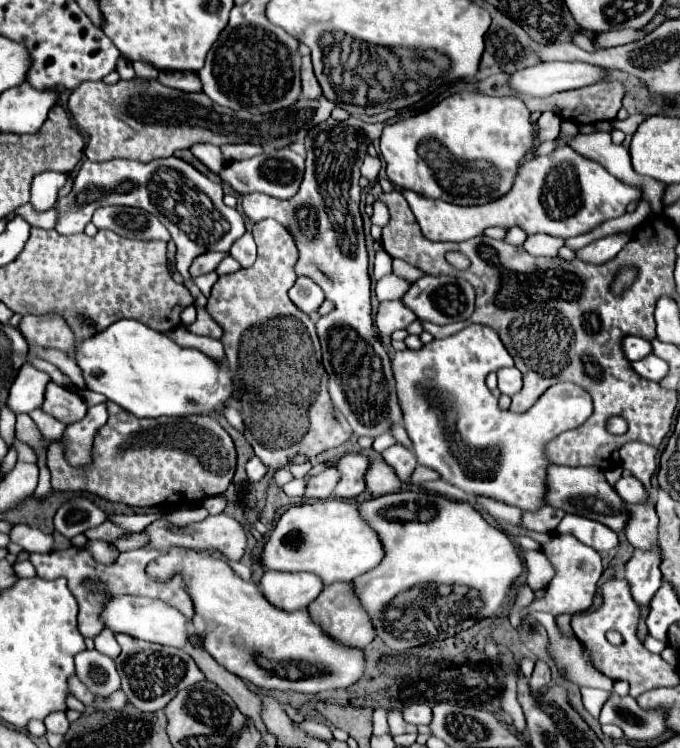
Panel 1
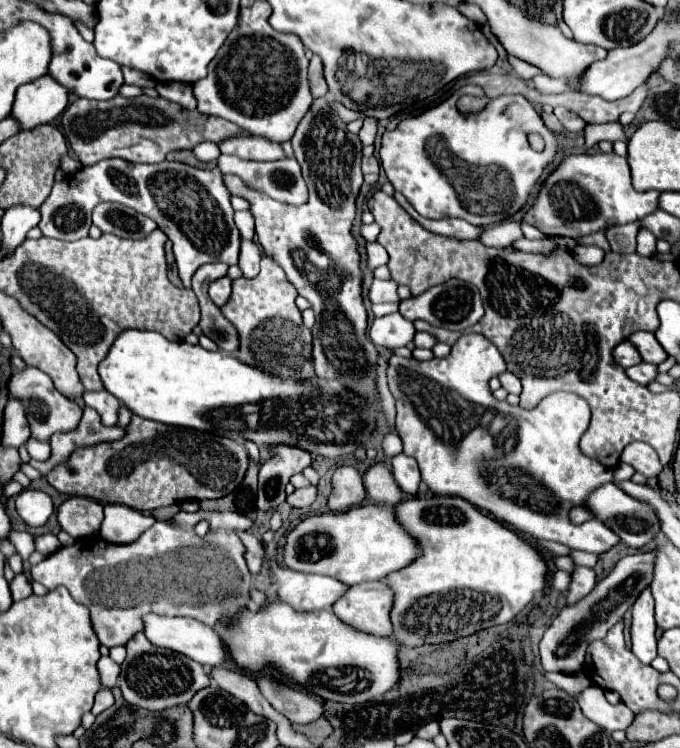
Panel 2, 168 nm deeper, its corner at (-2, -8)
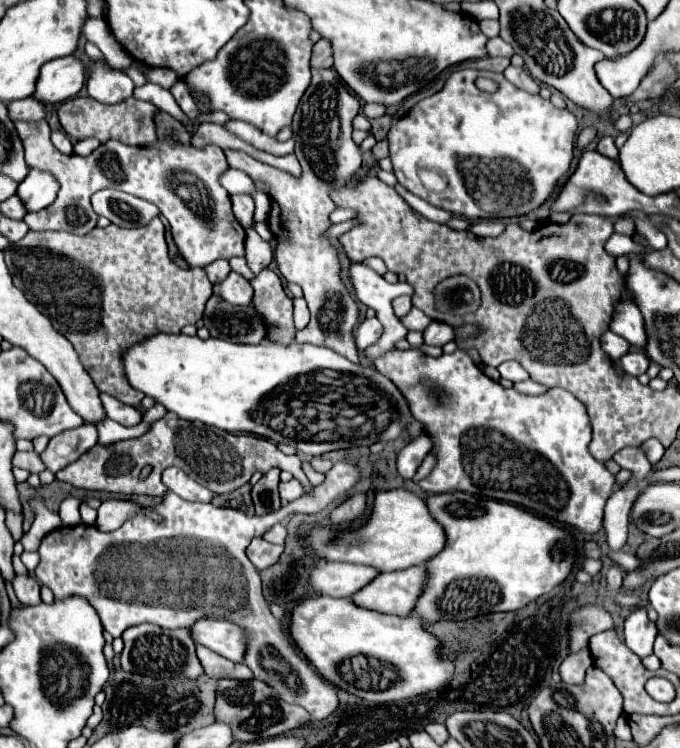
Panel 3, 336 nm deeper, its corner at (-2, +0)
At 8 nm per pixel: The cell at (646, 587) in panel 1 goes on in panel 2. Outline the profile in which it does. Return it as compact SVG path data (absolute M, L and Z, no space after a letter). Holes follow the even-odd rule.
M645 588L635 600L633 608L633 624L631 624L631 650L643 662L651 664L657 656L657 640L655 640L655 618L653 618L653 594L651 588Z

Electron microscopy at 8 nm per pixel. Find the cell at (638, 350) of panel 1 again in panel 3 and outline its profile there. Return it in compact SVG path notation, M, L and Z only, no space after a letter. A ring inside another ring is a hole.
M605 330L605 334L601 334L601 348L611 360L619 360L623 354L629 352L629 342L619 334Z

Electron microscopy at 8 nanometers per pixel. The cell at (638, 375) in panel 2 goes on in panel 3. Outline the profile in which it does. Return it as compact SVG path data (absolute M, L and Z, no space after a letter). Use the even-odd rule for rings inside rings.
M627 352L621 360L619 360L621 368L631 374L631 376L639 376L643 372L647 372L649 366L649 358L643 352Z

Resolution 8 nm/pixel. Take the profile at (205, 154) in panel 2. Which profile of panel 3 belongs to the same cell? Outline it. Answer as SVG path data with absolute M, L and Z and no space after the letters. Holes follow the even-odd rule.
M147 82L147 84L141 86L141 88L135 88L135 94L133 94L133 96L135 96L137 100L145 100L145 102L151 102L151 104L159 106L159 110L169 112L171 116L175 116L177 120L181 120L181 122L185 122L185 124L189 124L189 126L195 126L193 122L187 120L187 116L183 116L183 112L179 110L175 98L171 96L171 92L165 90L165 88L161 88L161 86L157 86L157 84L153 84L153 82Z

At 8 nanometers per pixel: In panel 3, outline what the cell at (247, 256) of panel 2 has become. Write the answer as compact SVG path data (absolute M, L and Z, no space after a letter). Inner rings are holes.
M253 228L247 230L247 240L245 240L245 258L249 268L259 274L263 268L267 268L273 260L273 248L269 242L265 242Z

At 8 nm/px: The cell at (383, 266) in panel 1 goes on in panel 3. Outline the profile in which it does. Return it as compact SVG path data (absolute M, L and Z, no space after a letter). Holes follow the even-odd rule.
M349 268L349 280L353 284L355 296L361 304L365 304L367 308L373 308L377 312L379 322L383 324L385 332L379 338L377 344L369 346L365 350L365 356L369 358L369 362L375 360L375 356L379 356L381 352L393 350L395 342L405 338L407 328L399 322L399 318L393 314L393 306L391 302L397 296L412 296L413 288L407 282L397 282L397 284L389 284L385 278L381 278L375 270L351 270Z

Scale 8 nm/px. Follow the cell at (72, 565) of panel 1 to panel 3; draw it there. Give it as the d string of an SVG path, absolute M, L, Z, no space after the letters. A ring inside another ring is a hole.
M171 490L165 492L161 504L153 506L151 510L163 516L163 524L153 522L153 520L145 514L145 510L141 510L139 514L133 514L131 518L127 518L127 520L123 522L123 526L121 526L119 530L115 530L115 532L99 532L95 526L87 526L87 524L81 524L81 526L77 526L77 528L73 528L73 526L71 526L71 528L69 528L69 526L61 526L61 528L49 532L49 534L41 540L41 546L39 546L41 562L39 562L39 566L35 568L35 578L37 578L43 586L51 588L51 592L55 594L57 600L59 600L59 598L71 598L71 596L87 598L87 602L89 602L89 604L95 608L95 612L99 614L103 628L105 628L113 638L121 636L123 630L127 630L127 628L131 628L131 626L137 626L137 624L143 624L143 622L151 622L151 624L163 626L163 628L179 628L179 626L189 628L189 626L191 626L195 620L199 620L199 618L223 618L223 616L227 616L227 620L231 620L231 622L243 626L243 628L251 634L251 642L247 644L245 664L251 668L251 672L253 672L255 678L259 678L259 680L263 680L263 682L269 682L269 686L273 686L285 702L293 702L293 704L303 706L303 708L311 714L313 720L323 720L323 718L327 718L329 714L333 714L335 708L337 708L337 704L339 704L337 688L335 688L331 682L327 682L323 676L319 676L319 672L307 662L307 658L305 658L305 656L301 654L301 650L297 648L297 644L295 644L295 640L291 638L289 630L271 614L271 610L269 610L269 606L267 606L267 602L265 602L265 598L263 598L263 594L261 594L259 572L255 570L255 566L253 566L253 564L249 562L249 558L245 556L245 548L249 546L249 542L251 542L253 538L261 538L267 530L271 530L277 522L281 522L281 520L285 518L285 514L283 514L283 512L275 512L275 514L267 514L267 518L247 516L245 512L233 510L233 508L215 508L213 504L187 502L187 500L179 498L179 496L177 496L175 492L171 492Z

